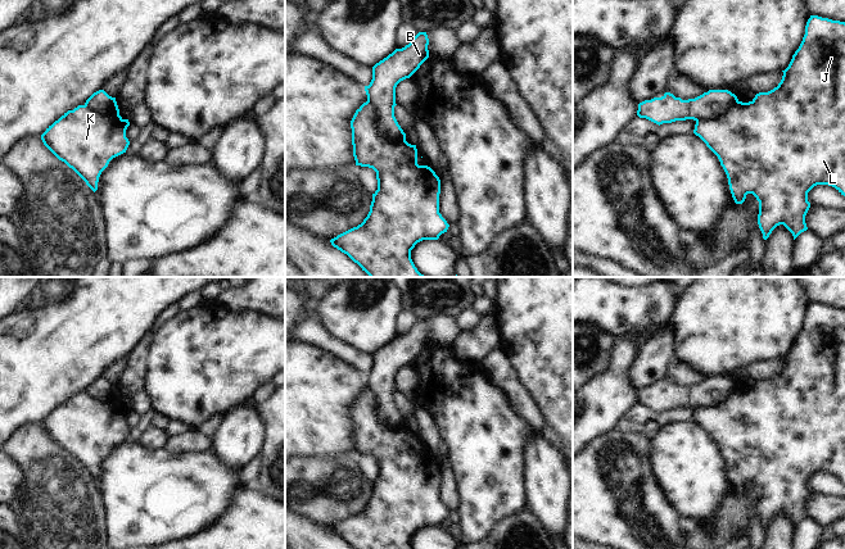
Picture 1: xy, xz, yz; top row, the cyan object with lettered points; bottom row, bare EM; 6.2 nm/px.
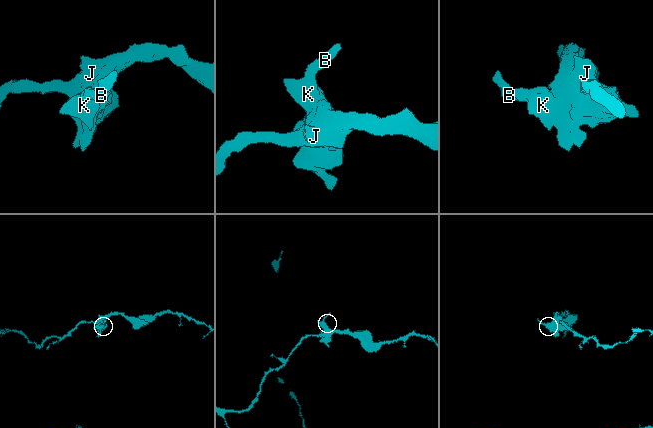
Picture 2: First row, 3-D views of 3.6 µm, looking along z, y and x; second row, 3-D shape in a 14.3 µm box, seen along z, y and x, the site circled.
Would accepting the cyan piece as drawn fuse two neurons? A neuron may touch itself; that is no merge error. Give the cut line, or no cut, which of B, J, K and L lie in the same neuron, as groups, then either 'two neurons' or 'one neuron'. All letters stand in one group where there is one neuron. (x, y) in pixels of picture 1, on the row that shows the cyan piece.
cut xz (367, 100), (375, 113), (376, 132), (391, 141), (405, 140); groups B / J K L; two neurons

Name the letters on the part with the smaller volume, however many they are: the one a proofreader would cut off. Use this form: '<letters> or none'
B

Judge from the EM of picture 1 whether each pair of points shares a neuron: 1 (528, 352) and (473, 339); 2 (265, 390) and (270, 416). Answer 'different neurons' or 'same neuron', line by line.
1: different neurons
2: different neurons

